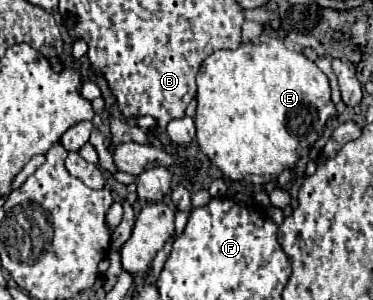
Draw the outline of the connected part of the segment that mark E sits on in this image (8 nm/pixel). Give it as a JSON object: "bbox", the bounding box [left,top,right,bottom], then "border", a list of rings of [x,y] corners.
{"bbox":[197,32,335,184],"border":[[[269,32],[259,36],[259,44],[243,42],[235,50],[213,52],[205,58],[197,74],[197,142],[223,176],[233,182],[267,184],[285,168],[293,168],[295,162],[307,154],[307,148],[317,142],[333,114],[335,104],[331,102],[329,78],[303,52],[289,50],[281,38]]]}

